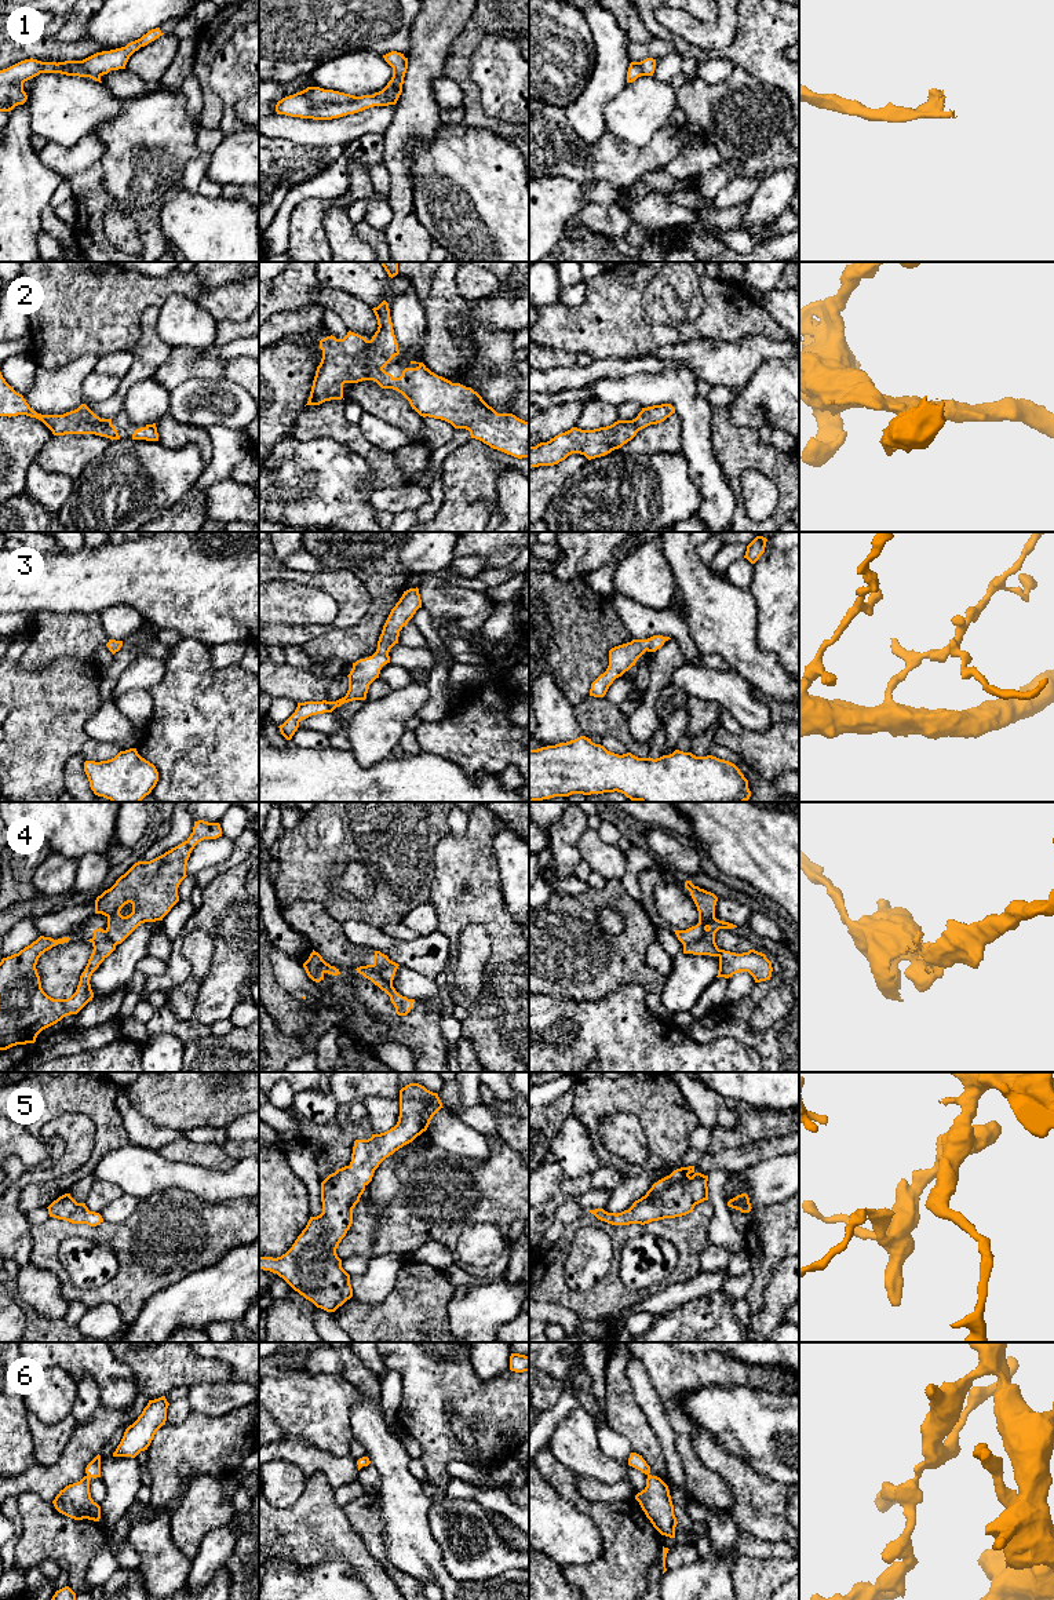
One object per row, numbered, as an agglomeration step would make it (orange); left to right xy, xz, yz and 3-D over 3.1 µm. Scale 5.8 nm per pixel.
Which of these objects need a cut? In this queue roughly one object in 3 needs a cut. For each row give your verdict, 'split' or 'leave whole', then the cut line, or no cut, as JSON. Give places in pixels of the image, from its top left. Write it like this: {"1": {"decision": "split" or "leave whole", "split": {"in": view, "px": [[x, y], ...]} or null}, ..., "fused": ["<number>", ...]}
{"1": {"decision": "leave whole", "split": null}, "2": {"decision": "leave whole", "split": null}, "3": {"decision": "leave whole", "split": null}, "4": {"decision": "split", "split": {"in": "yz", "px": [[707, 929], [699, 939], [684, 944]]}}, "5": {"decision": "leave whole", "split": null}, "6": {"decision": "leave whole", "split": null}, "fused": ["4"]}

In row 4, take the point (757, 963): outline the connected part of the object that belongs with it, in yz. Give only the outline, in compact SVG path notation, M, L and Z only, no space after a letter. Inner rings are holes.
M719 919L712 921L700 940L683 944L683 954L718 956L719 970L716 977L729 978L736 973L748 972L754 977L755 983L770 980L773 967L765 954L755 950L736 954L718 948L715 943L715 933L719 929L732 927L737 926Z

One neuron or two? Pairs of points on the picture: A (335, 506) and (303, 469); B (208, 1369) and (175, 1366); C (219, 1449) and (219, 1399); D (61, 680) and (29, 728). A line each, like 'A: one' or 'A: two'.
A: one
B: one
C: two
D: one

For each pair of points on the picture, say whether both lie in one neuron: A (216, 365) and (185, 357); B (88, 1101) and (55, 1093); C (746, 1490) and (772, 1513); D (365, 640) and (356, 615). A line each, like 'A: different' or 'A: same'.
A: same
B: same
C: same
D: different

